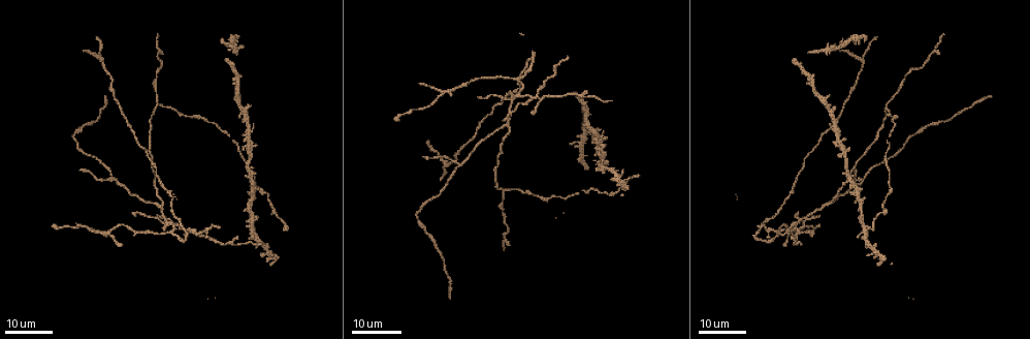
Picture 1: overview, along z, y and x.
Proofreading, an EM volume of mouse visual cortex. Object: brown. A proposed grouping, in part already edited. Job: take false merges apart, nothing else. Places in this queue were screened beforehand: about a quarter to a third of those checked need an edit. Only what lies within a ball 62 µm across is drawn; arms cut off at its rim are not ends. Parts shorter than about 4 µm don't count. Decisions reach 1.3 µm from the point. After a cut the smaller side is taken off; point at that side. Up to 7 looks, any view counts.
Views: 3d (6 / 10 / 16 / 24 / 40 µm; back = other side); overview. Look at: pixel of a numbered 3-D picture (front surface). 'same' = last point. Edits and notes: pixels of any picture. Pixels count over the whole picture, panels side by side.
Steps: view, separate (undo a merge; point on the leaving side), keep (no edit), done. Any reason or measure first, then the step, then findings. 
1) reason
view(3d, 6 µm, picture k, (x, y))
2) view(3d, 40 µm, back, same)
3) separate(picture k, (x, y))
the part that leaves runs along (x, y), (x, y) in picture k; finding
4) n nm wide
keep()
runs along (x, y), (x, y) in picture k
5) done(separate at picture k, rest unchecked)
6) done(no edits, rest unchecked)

side arm on a straight run
view(3d, 24 µm, picture 1, (115, 178))

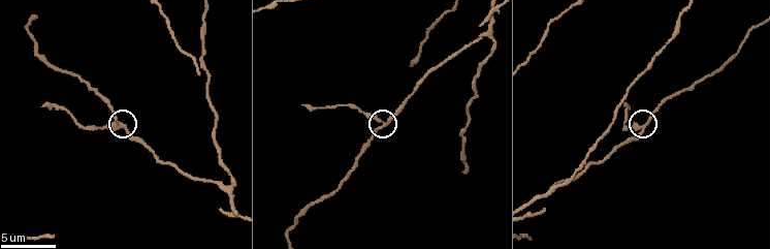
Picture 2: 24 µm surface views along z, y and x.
view(3d, 6 µm, picture 2, (382, 128))

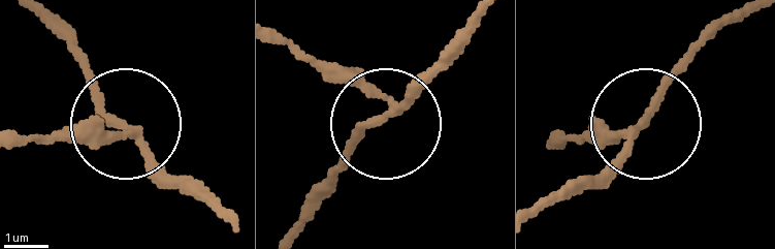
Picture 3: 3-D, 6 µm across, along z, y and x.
side arm 9 µm
separate(picture 3, (81, 121))
the part that leaves runs along (129, 129), (22, 141) in picture 3; a second cell is stuck on

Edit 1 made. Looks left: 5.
view(overview)

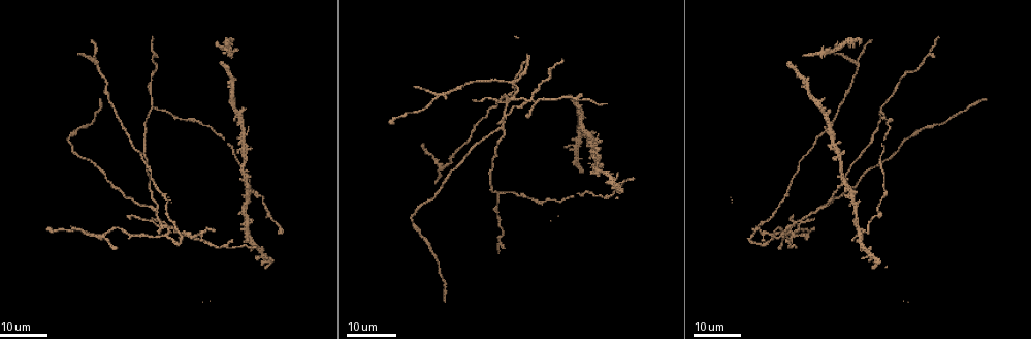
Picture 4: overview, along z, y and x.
three-way junction
view(3d, 24 µm, picture 4, (103, 233))

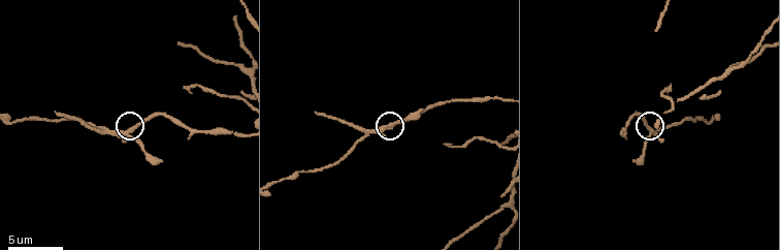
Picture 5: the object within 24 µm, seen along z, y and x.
zoom in
view(3d, 10 µm, picture 5, (132, 131))

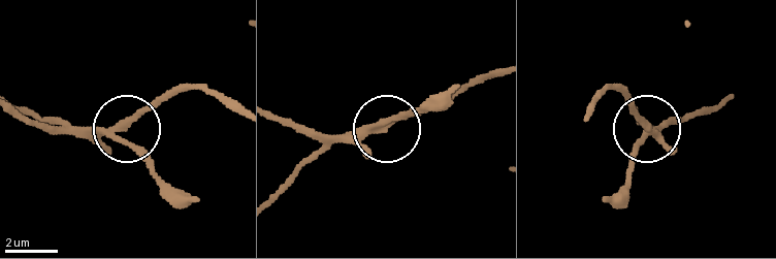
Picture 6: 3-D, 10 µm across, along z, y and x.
3 arms
keep()
continuous, no second cell

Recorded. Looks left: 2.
three-way junction
view(3d, 24 µm, picture 4, (512, 81))

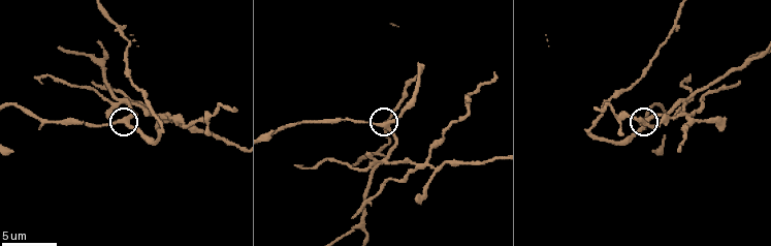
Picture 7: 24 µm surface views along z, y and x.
view(3d, 10 µm, picture 7, (125, 120))

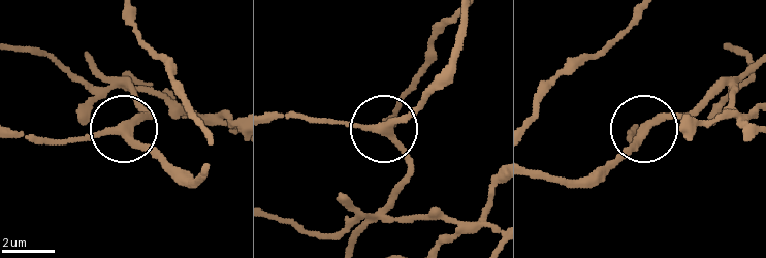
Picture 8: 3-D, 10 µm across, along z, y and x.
270 nm wide
keep()
runs along (354, 236), (389, 197), (405, 157), (381, 132), (310, 124) in picture 8; all the same cell

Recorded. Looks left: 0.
done(separate at picture 3, rest unchecked)

